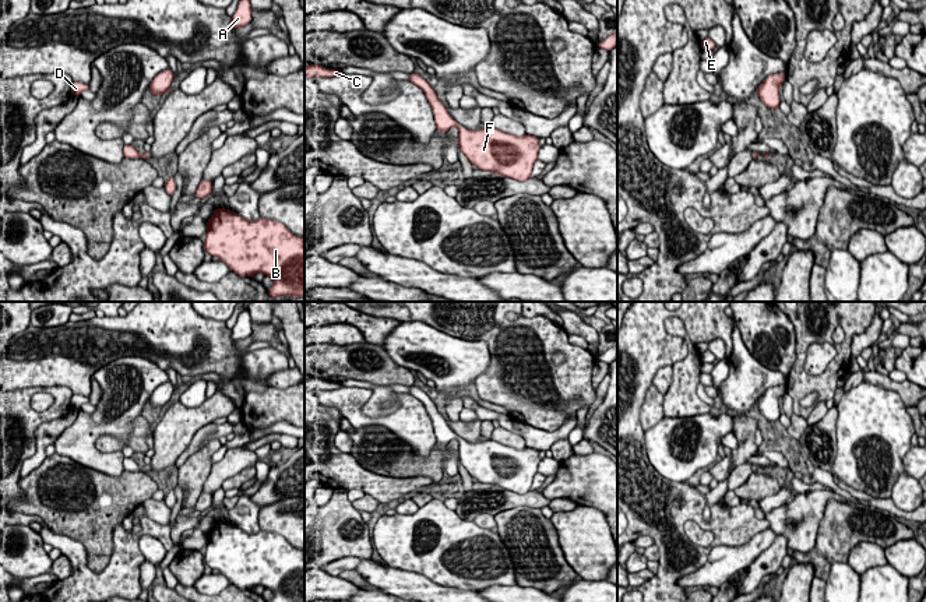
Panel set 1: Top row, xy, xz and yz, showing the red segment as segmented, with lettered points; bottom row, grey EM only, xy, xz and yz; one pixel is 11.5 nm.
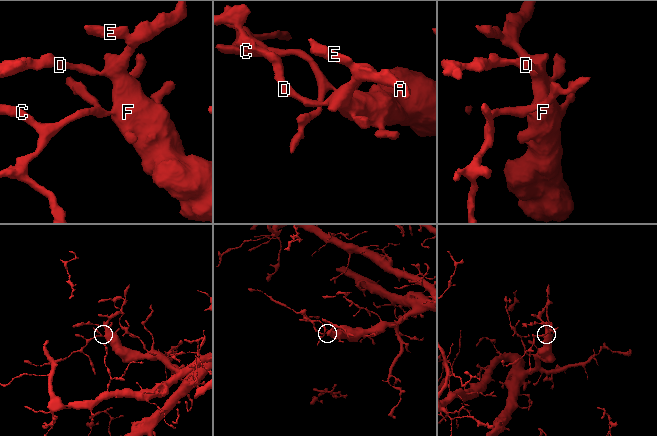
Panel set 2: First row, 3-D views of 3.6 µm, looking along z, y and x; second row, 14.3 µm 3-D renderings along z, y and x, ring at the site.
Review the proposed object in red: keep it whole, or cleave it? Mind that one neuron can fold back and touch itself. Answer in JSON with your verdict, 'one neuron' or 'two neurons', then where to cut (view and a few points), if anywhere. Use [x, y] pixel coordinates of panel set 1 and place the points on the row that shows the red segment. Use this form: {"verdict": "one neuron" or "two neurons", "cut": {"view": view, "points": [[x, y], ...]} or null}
{"verdict": "one neuron", "cut": null}

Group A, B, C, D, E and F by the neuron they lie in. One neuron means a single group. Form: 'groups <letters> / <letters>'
groups A B C D E F

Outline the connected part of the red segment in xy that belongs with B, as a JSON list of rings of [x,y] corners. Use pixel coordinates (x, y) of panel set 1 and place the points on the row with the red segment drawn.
[[[216,208],[207,222],[204,249],[239,277],[251,278],[257,272],[271,277],[274,285],[267,289],[271,298],[304,296],[304,239],[278,221],[261,216],[247,221],[232,210]]]

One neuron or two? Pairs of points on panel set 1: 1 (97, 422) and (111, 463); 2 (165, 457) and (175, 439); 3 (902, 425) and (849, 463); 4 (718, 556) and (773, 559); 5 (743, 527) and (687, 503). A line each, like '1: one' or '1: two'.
1: one
2: one
3: one
4: two
5: one

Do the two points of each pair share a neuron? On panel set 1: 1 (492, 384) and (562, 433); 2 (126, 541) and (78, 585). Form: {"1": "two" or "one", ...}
{"1": "two", "2": "one"}

